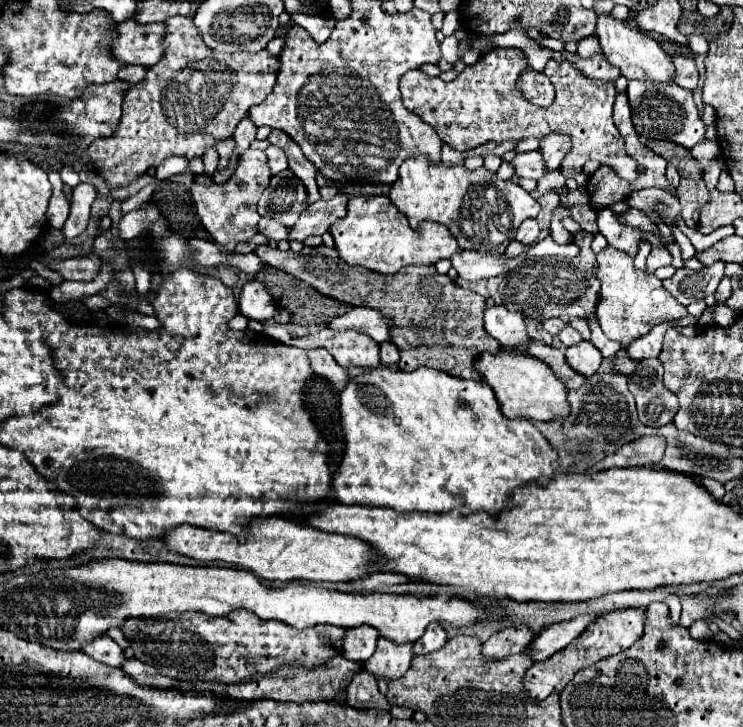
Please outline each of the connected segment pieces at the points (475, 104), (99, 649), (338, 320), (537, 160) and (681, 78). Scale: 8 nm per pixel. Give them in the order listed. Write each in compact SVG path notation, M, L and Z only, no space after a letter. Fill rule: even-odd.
M493 49L481 55L475 65L467 65L465 71L449 83L443 79L431 79L423 71L407 71L401 77L403 105L429 123L439 133L443 143L461 153L487 141L519 141L525 137L541 139L551 133L569 135L573 145L561 161L561 171L567 178L575 177L580 187L588 183L582 169L589 159L609 163L617 175L627 181L633 181L643 173L639 163L627 155L625 141L611 119L613 101L617 95L615 83L591 81L583 77L569 61L547 63L545 75L555 85L557 97L551 107L541 109L525 101L515 89L515 81L525 67L525 55L519 49Z
M107 635L97 637L91 643L87 643L83 647L83 653L87 653L95 661L101 661L101 663L111 665L111 667L121 667L121 663L125 663L123 649L113 639L109 639Z
M353 307L345 315L335 317L331 323L327 323L327 327L337 329L337 331L353 329L353 331L359 331L359 333L371 337L377 343L385 343L391 337L389 321L385 317L381 317L381 313L377 313L375 309L369 309L369 307Z
M529 151L529 153L519 153L513 161L511 161L515 173L519 177L531 177L531 179L541 179L545 175L545 163L541 159L539 151Z
M677 55L673 57L673 63L677 67L677 75L675 75L675 83L679 83L683 89L687 91L695 91L697 87L697 79L699 79L699 73L697 73L697 65L691 57L683 57L683 55Z

